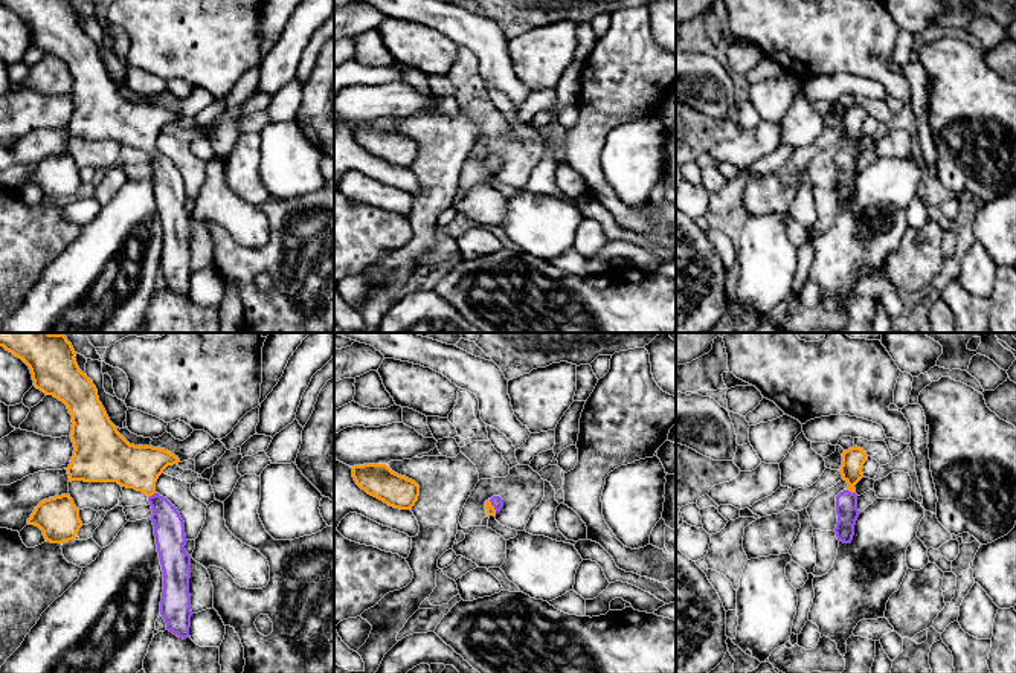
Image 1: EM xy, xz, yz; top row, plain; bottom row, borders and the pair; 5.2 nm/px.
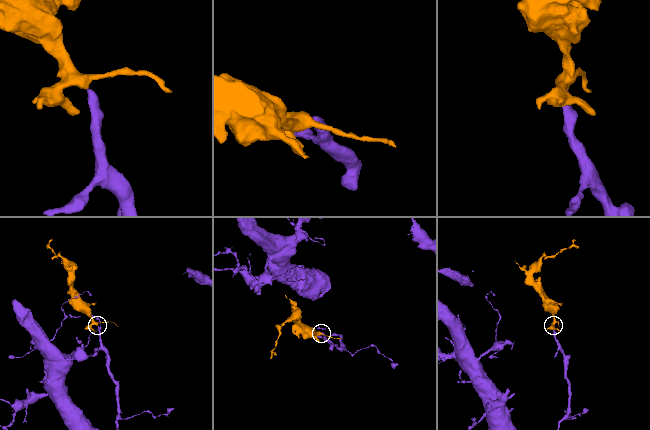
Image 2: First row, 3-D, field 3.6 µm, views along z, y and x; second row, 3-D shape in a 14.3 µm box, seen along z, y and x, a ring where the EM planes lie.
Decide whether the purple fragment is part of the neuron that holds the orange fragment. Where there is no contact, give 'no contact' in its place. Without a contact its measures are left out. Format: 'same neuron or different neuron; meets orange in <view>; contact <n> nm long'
same neuron; meets orange in yz; contact 50 nm long

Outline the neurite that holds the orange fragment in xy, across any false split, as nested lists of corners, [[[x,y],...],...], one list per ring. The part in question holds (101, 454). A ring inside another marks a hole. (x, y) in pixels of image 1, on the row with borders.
[[[0,333],[0,346],[29,366],[37,389],[67,406],[75,447],[66,469],[69,482],[117,482],[148,496],[163,571],[160,615],[166,630],[189,638],[191,555],[185,549],[185,522],[177,508],[156,491],[159,476],[168,465],[178,464],[178,456],[160,447],[130,444],[117,432],[63,333]]]

